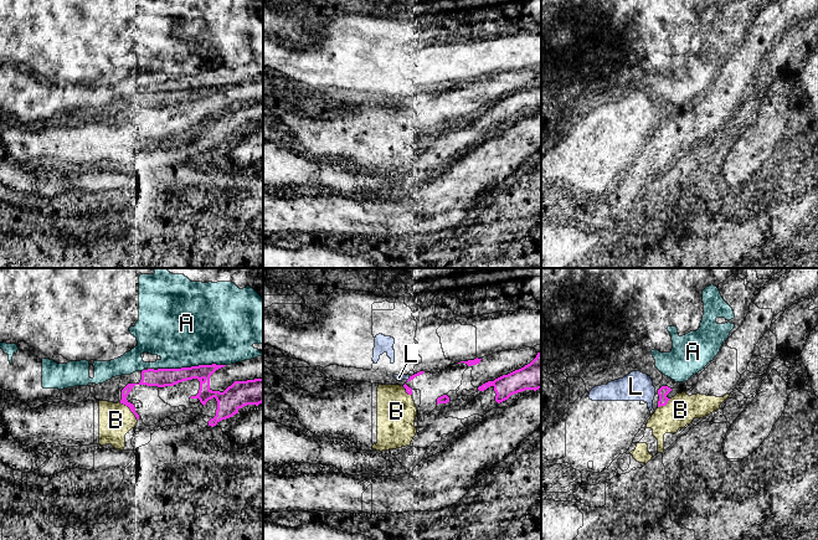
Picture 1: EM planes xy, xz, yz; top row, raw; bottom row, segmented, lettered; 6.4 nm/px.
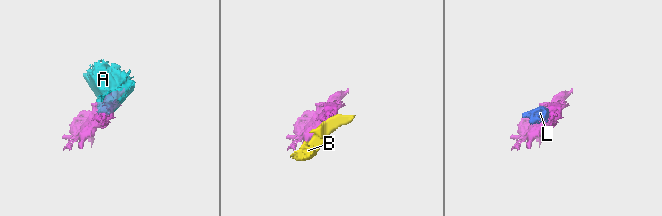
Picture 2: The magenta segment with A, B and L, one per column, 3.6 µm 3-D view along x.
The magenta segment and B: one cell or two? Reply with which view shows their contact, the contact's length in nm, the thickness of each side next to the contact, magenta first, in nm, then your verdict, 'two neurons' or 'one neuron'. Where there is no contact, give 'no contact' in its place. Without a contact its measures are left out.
xy | 170 nm | 110/220 nm | two neurons

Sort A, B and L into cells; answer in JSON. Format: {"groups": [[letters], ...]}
{"groups": [["A"], ["B"], ["L"]]}

